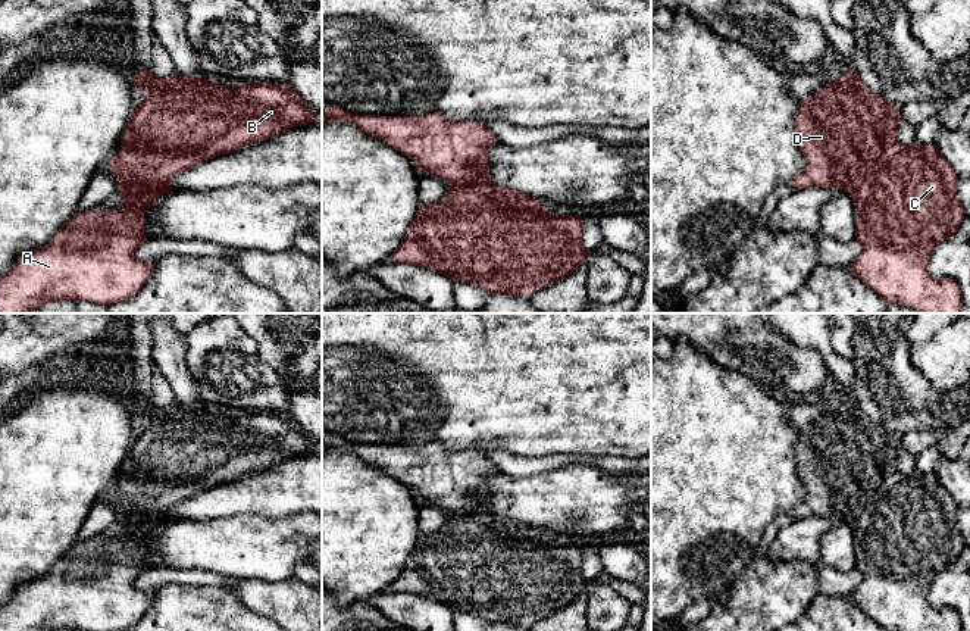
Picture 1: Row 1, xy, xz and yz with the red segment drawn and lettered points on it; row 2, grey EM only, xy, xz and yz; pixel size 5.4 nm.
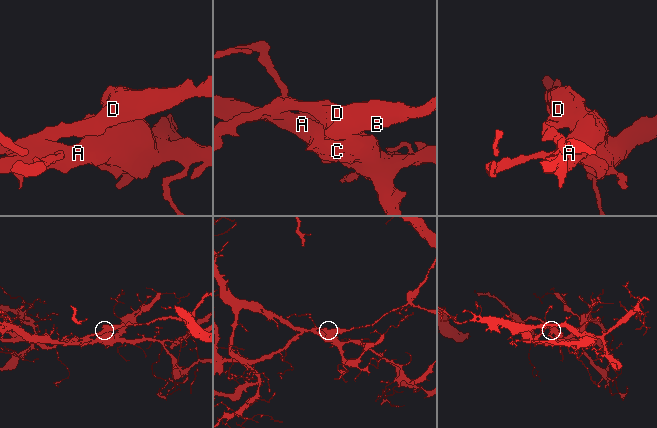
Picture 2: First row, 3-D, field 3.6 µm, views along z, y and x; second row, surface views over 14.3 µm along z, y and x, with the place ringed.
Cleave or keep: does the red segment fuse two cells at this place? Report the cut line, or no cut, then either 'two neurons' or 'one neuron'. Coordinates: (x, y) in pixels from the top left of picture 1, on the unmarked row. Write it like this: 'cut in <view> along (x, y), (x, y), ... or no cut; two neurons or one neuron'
cut in yz along (897, 469), (889, 469), (879, 486), (863, 497), (848, 522); two neurons

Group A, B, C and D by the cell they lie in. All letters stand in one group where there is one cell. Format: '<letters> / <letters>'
A C / B D

